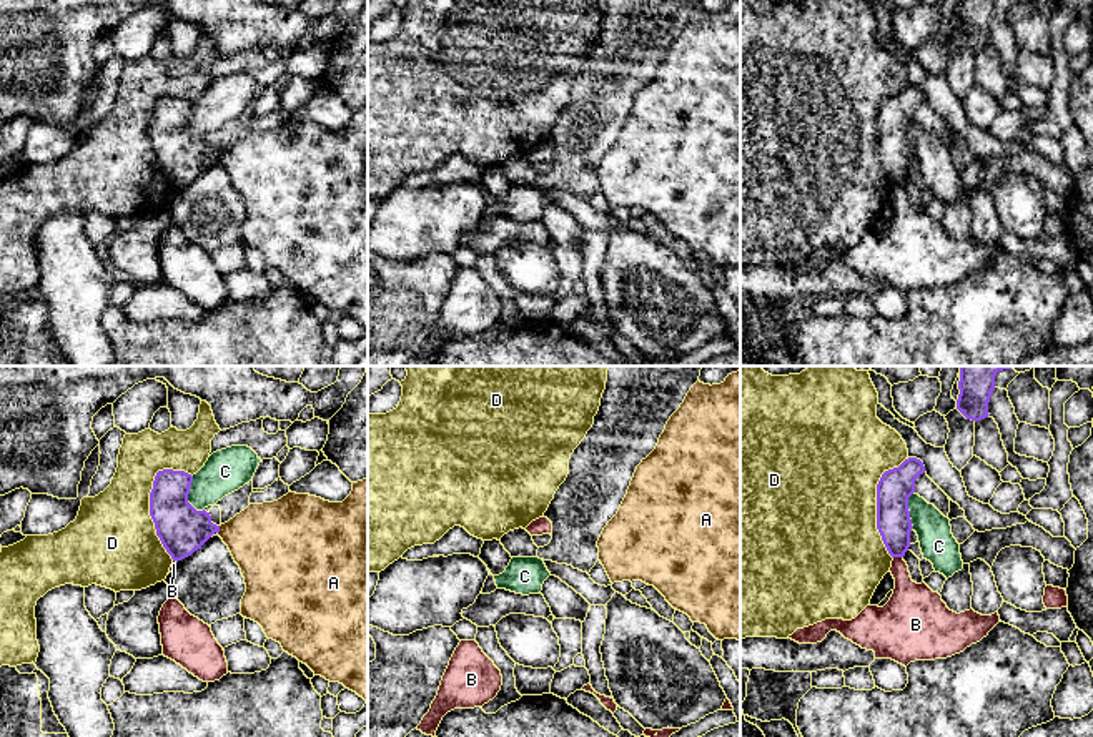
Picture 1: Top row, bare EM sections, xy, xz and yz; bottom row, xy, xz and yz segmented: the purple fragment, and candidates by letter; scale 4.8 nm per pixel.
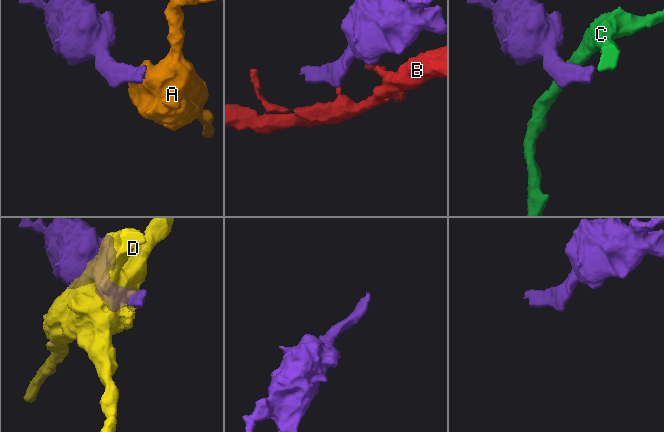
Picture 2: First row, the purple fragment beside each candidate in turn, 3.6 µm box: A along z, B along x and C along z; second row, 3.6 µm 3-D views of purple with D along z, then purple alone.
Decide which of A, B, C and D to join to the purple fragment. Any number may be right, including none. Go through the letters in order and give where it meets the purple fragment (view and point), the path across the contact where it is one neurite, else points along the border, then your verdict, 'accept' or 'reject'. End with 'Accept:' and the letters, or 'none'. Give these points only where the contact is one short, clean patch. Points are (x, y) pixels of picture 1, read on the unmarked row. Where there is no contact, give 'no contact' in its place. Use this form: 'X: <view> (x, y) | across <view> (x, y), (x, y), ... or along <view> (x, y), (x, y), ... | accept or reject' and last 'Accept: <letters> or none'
A: xy (218, 157) | reject
B: yz (899, 183) | along yz (894, 183), (902, 185) | reject
C: xy (187, 123) | reject
D: xy (150, 140) | reject
Accept: none

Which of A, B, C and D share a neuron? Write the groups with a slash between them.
A / B / C / D

